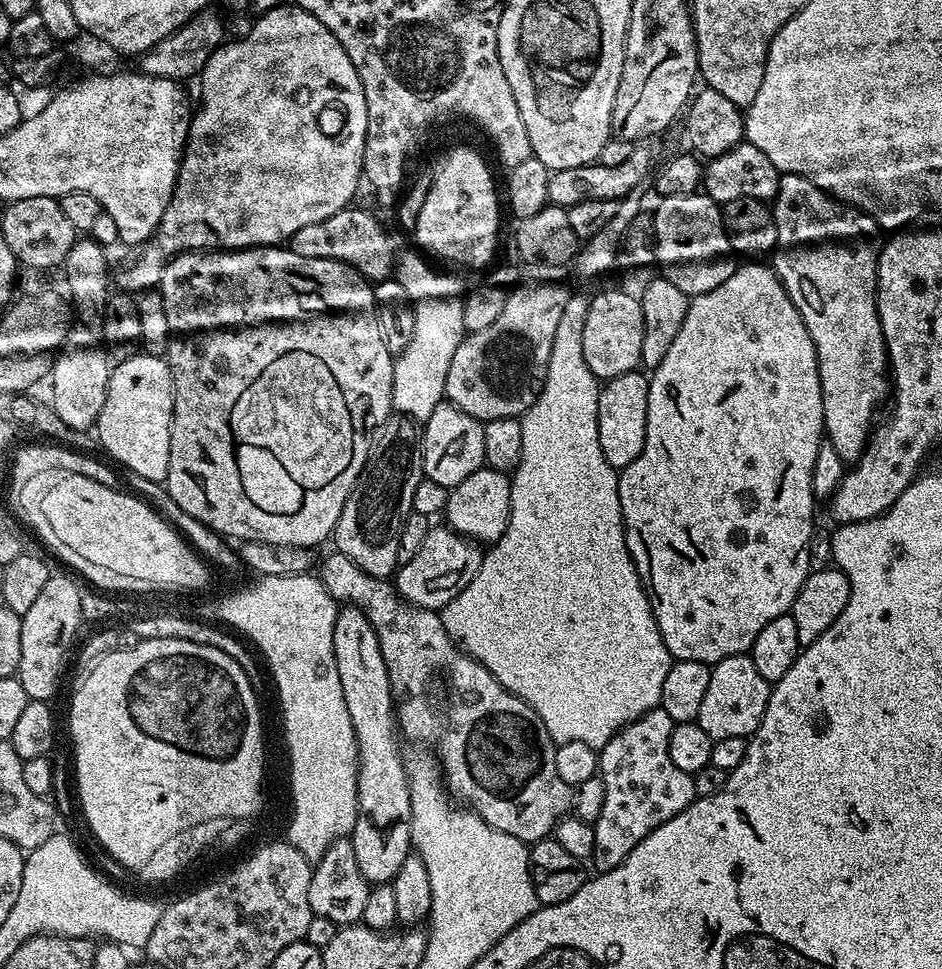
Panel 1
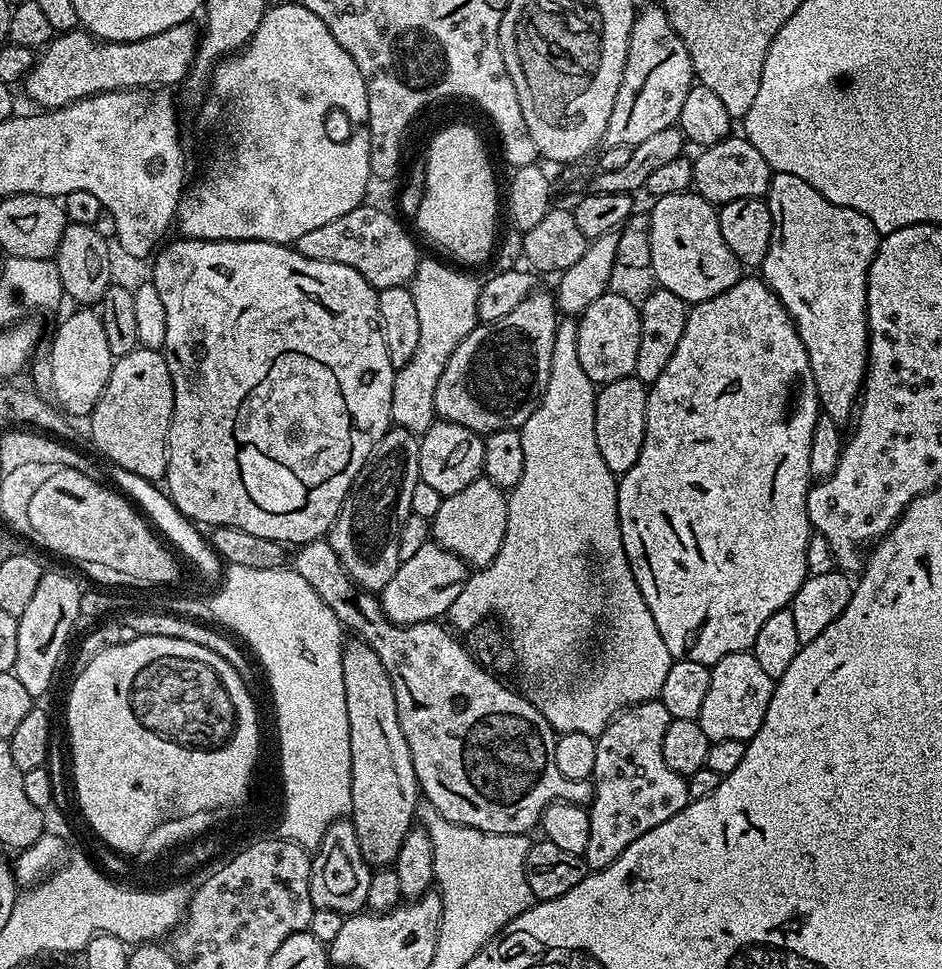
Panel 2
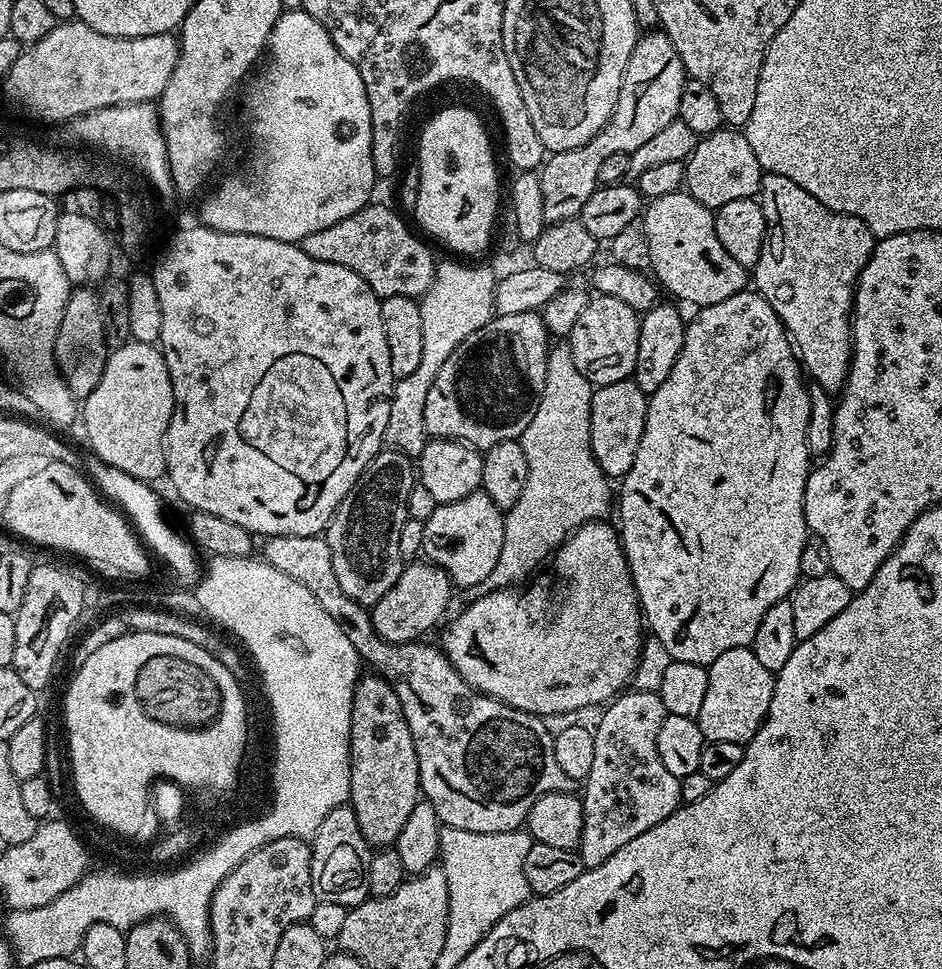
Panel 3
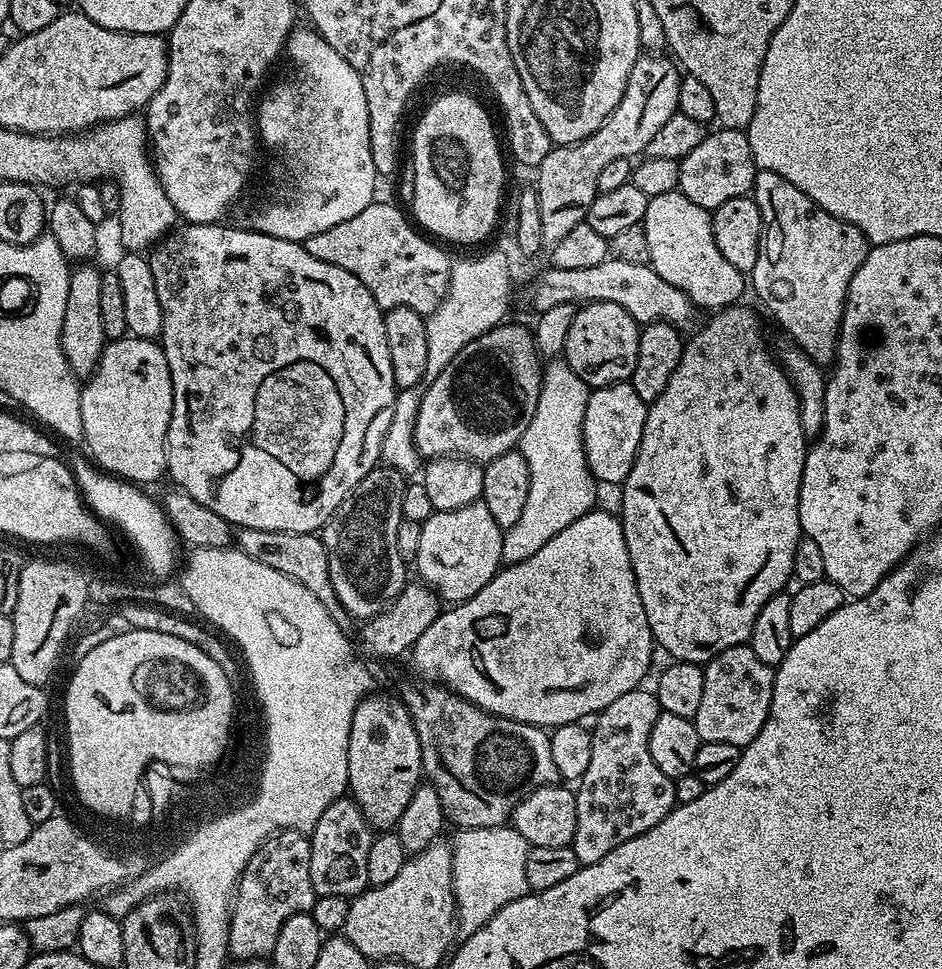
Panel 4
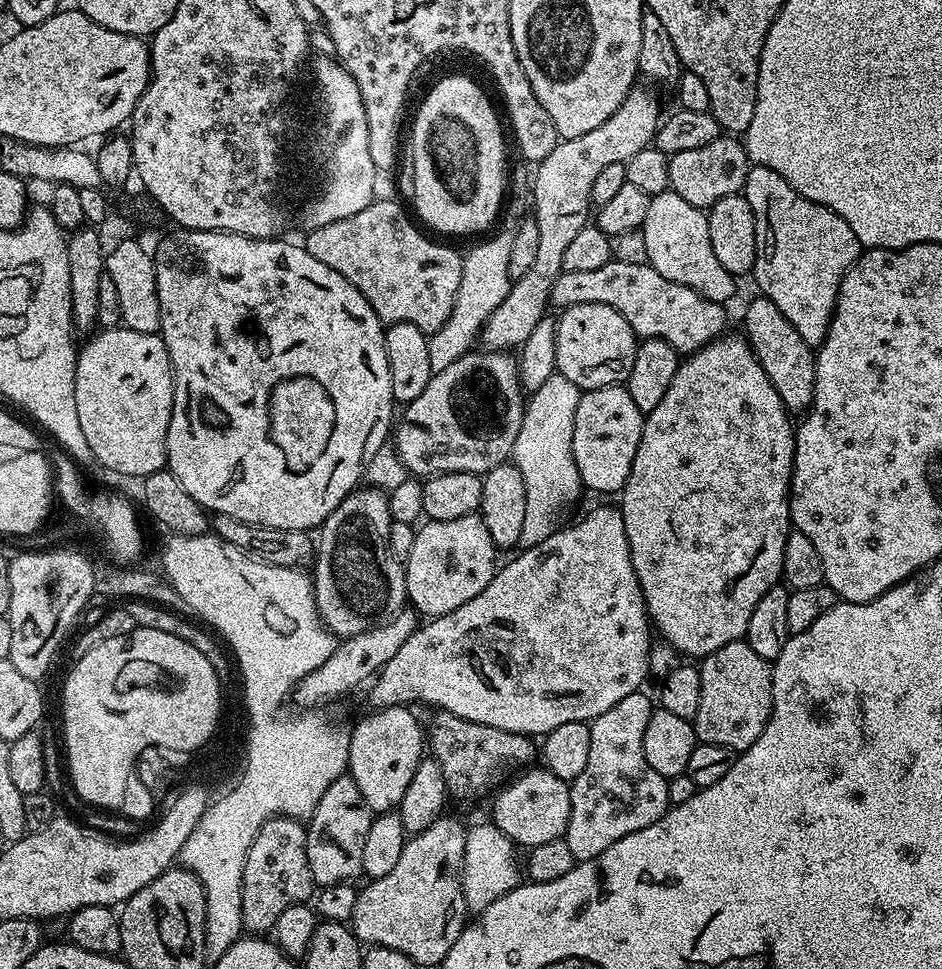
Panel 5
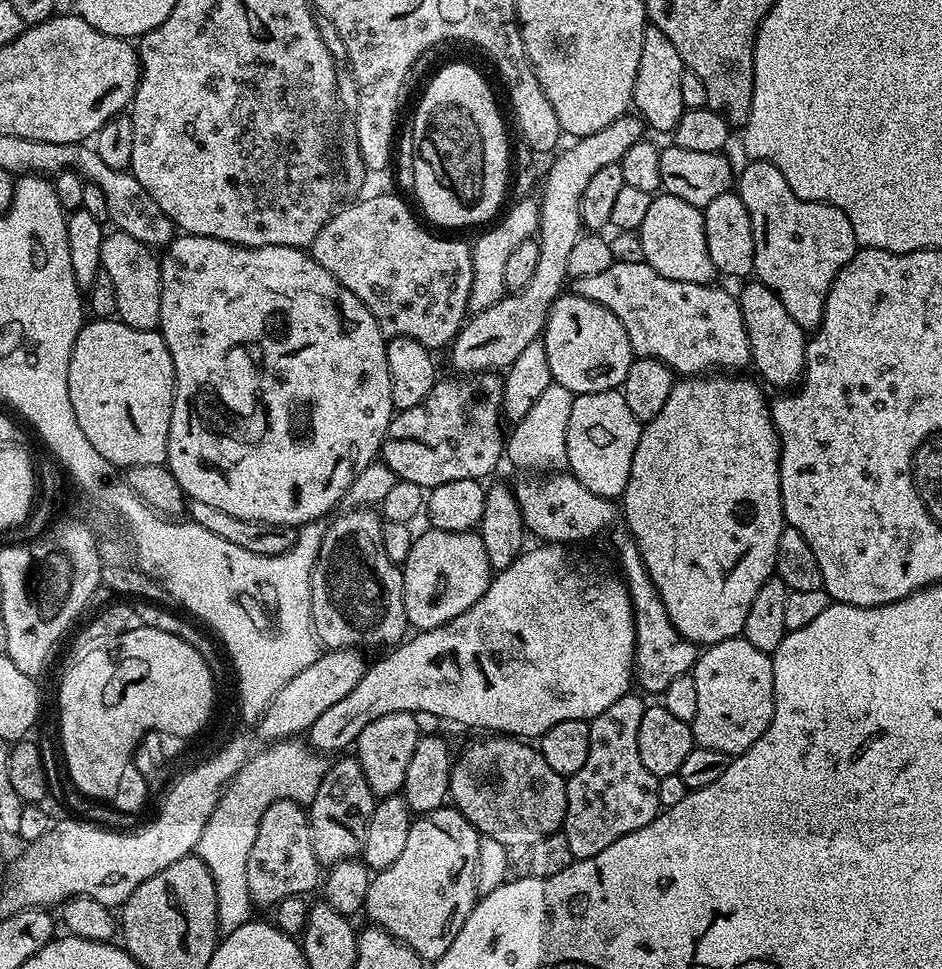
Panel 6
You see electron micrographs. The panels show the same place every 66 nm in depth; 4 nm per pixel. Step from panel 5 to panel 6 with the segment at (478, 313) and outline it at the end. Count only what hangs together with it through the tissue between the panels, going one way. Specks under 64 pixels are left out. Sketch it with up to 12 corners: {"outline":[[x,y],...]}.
{"outline":[[517,199],[471,245],[468,306],[505,291],[502,269],[540,231],[539,203]]}

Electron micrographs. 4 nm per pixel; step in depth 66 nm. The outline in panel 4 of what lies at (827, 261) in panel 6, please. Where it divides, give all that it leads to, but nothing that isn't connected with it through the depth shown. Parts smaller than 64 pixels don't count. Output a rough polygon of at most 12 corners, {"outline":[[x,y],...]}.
{"outline":[[757,171],[750,288],[831,365],[868,239]]}

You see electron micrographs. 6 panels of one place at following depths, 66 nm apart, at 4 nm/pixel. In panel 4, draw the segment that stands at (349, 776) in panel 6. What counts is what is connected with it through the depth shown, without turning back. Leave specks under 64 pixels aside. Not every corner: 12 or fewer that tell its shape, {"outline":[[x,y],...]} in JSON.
{"outline":[[351,795],[312,828],[317,896],[351,898],[369,887],[374,832]]}

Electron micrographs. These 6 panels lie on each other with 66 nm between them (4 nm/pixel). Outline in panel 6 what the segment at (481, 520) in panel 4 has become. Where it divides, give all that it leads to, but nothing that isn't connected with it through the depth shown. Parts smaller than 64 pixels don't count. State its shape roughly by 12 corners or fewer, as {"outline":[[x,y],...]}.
{"outline":[[433,527],[402,565],[404,613],[449,624],[494,575],[479,531]]}

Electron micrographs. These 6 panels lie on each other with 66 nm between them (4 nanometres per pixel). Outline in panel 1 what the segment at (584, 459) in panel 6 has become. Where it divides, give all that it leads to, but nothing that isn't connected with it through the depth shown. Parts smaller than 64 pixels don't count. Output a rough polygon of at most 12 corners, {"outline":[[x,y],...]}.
{"outline":[[649,377],[603,381],[598,446],[614,469],[646,442]]}

